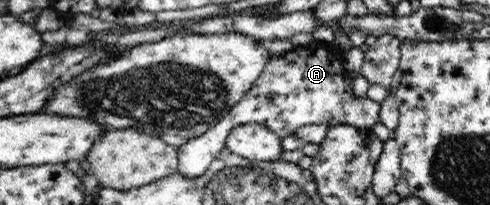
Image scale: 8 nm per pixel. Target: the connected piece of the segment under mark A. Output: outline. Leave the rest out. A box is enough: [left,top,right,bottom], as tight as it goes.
[178,42,381,178]

